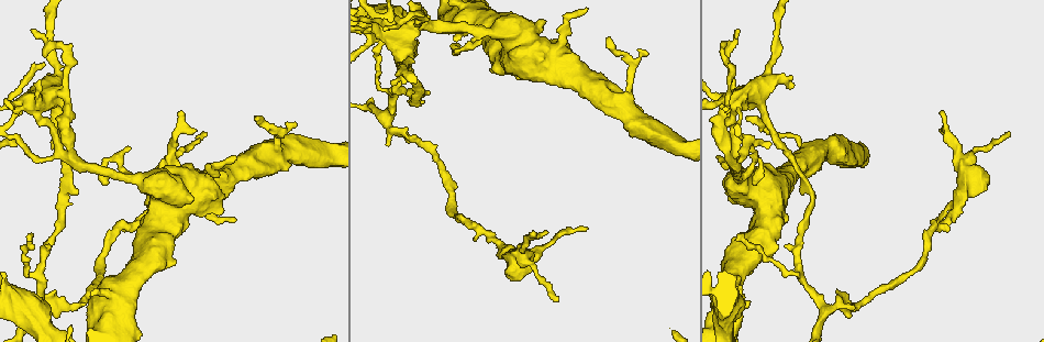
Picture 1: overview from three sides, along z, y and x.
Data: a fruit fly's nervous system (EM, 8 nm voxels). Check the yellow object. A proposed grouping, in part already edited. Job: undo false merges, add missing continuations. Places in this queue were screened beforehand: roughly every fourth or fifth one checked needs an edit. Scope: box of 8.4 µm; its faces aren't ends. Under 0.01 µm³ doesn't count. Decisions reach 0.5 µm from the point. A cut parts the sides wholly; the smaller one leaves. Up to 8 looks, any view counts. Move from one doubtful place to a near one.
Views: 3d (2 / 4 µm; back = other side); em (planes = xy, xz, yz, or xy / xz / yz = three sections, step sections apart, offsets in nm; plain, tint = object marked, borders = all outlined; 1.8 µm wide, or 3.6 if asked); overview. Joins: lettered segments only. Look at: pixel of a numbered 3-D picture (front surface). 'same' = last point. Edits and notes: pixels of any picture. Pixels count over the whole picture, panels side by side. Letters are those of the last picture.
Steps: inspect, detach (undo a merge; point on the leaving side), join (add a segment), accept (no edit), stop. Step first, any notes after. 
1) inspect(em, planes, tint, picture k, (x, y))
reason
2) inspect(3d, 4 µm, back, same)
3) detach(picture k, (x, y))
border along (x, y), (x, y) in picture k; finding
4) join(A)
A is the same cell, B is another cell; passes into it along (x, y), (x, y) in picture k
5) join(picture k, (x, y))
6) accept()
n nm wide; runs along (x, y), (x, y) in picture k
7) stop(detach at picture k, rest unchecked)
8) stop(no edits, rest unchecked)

inspect(em, yz, step 16, tint, picture 1, (31, 100))
four or more arms meet

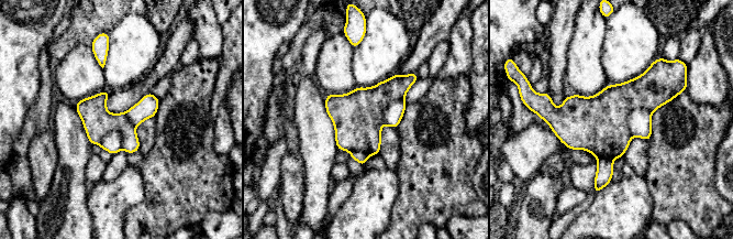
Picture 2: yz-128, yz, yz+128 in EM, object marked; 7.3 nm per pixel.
inspect(em, planes, borders, same)

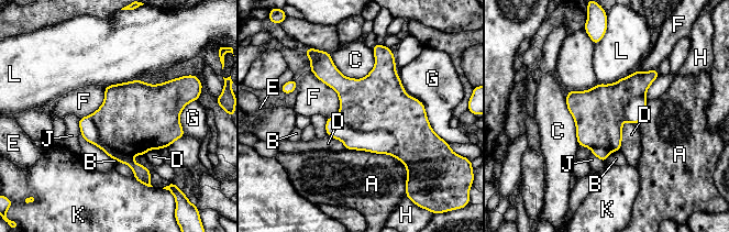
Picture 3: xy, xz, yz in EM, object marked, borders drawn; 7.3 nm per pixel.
detach(picture 3, (378, 101))
A, B, C, D, E, F, G, H, J, K and L are other cells; border along (338, 114), (396, 147) in picture 3; a second cell is stuck on

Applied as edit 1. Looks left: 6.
inspect(overview)
see it whole again

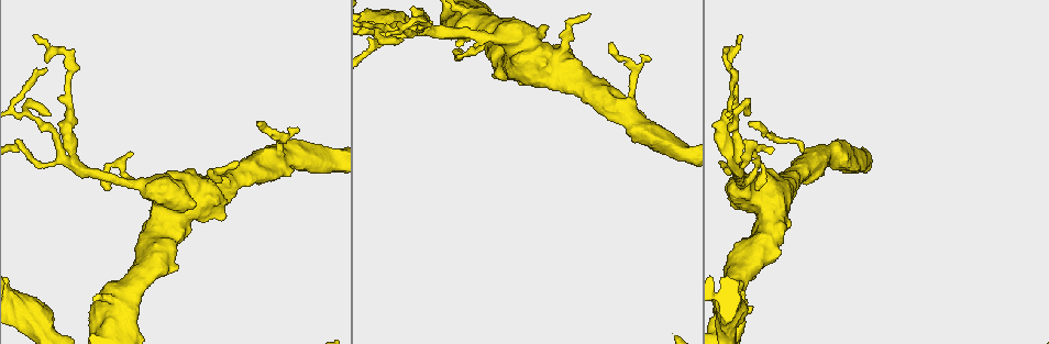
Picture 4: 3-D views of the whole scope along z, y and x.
inspect(3d, 4 µm, picture 4, (289, 131))
tapers out

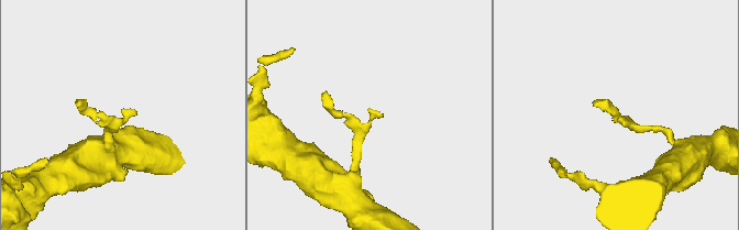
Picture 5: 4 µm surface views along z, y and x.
inspect(em, xy, step 16, tint, picture 5, (121, 109))

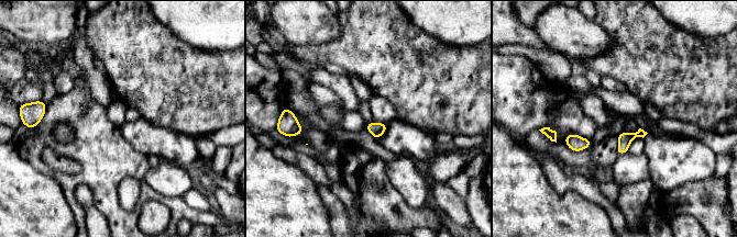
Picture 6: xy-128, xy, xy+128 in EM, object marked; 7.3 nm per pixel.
inspect(em, xy, step 16, borders, same)
see the neighbours

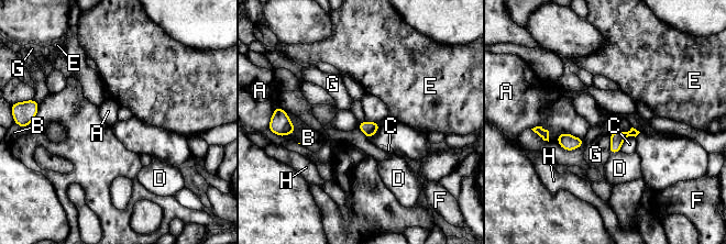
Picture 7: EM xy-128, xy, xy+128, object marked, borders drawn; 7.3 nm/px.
accept()
A, B, C, D, E, F, G and H are other cells; none of them fits

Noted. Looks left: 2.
stop(detach at picture 3, rest unchecked)

